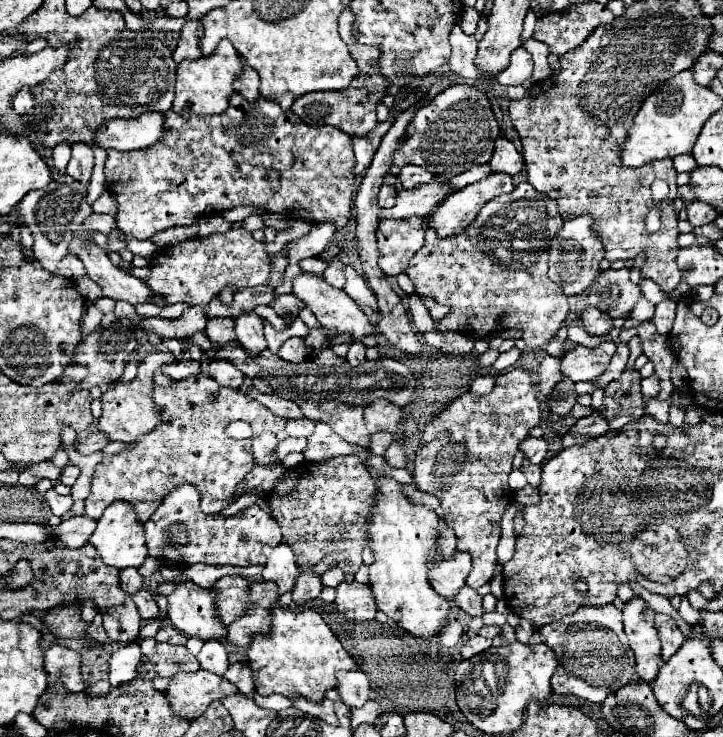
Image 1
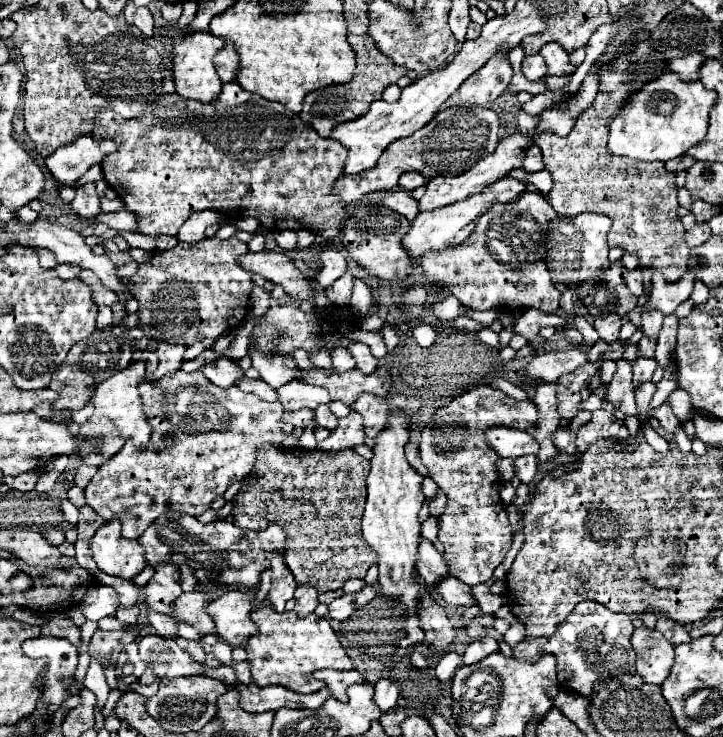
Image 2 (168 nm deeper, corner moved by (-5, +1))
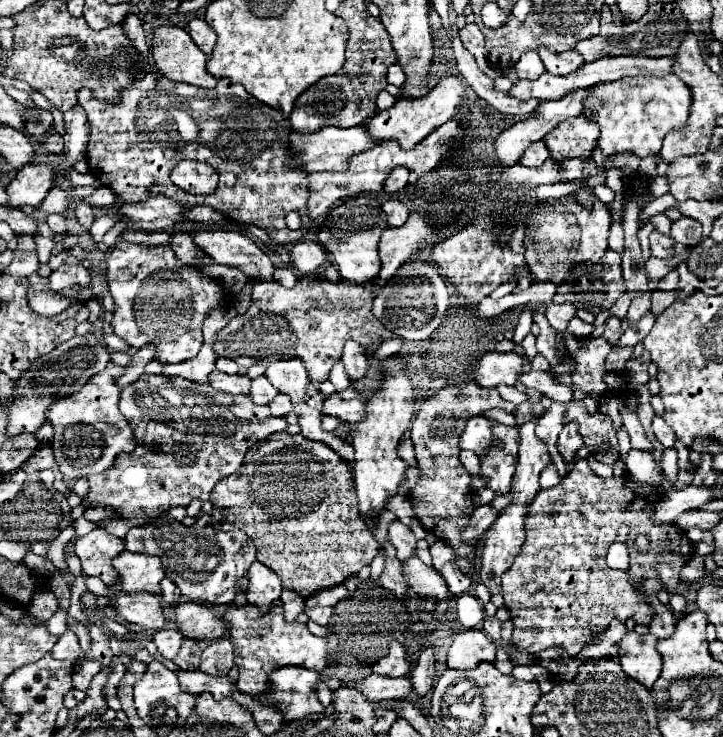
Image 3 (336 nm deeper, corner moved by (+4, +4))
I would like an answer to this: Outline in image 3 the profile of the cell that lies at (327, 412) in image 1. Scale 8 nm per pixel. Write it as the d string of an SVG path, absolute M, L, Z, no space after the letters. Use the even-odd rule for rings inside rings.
M260 375L260 377L256 377L256 379L252 381L250 397L252 397L252 401L254 401L256 405L268 405L268 403L272 403L272 399L274 399L276 395L278 395L278 389L274 389L272 383L270 383L264 375Z

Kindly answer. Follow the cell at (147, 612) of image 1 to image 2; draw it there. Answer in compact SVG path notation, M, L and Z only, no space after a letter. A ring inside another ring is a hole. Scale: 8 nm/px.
M149 610L149 622L151 626L155 628L155 632L163 638L169 638L169 640L175 640L179 638L179 630L177 630L177 622L167 616L167 614L159 614L159 612L153 612Z

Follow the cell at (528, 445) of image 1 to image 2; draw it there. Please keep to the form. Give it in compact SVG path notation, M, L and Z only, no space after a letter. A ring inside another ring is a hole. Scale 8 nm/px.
M507 426L489 428L485 432L485 442L501 458L517 458L517 456L525 456L525 454L537 454L537 450L539 450L539 446L535 444L531 434L527 434L523 430L507 428Z

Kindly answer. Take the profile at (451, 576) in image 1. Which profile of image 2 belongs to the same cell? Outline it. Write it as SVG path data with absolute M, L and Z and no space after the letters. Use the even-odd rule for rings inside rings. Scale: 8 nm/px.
M423 538L423 542L419 542L419 574L423 576L423 580L427 582L429 588L433 588L441 578L447 576L447 564L443 560L443 554L435 550L435 546Z

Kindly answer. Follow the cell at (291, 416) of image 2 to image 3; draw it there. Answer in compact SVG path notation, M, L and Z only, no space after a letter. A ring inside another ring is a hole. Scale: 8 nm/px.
M278 393L278 399L274 399L274 403L270 403L270 411L276 417L284 417L284 415L288 415L292 411L292 403L290 403L290 399L286 395Z

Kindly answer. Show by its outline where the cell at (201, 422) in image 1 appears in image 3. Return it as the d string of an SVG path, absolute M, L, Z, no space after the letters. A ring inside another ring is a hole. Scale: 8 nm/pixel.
M148 373L122 389L120 411L134 431L136 449L132 453L120 453L114 465L104 473L91 475L88 479L90 491L84 497L86 503L112 507L120 519L158 517L176 505L186 507L194 497L208 501L214 485L240 469L250 445L288 427L284 417L270 415L270 409L256 405L250 395L230 395L218 389L214 391L214 387L206 383Z

